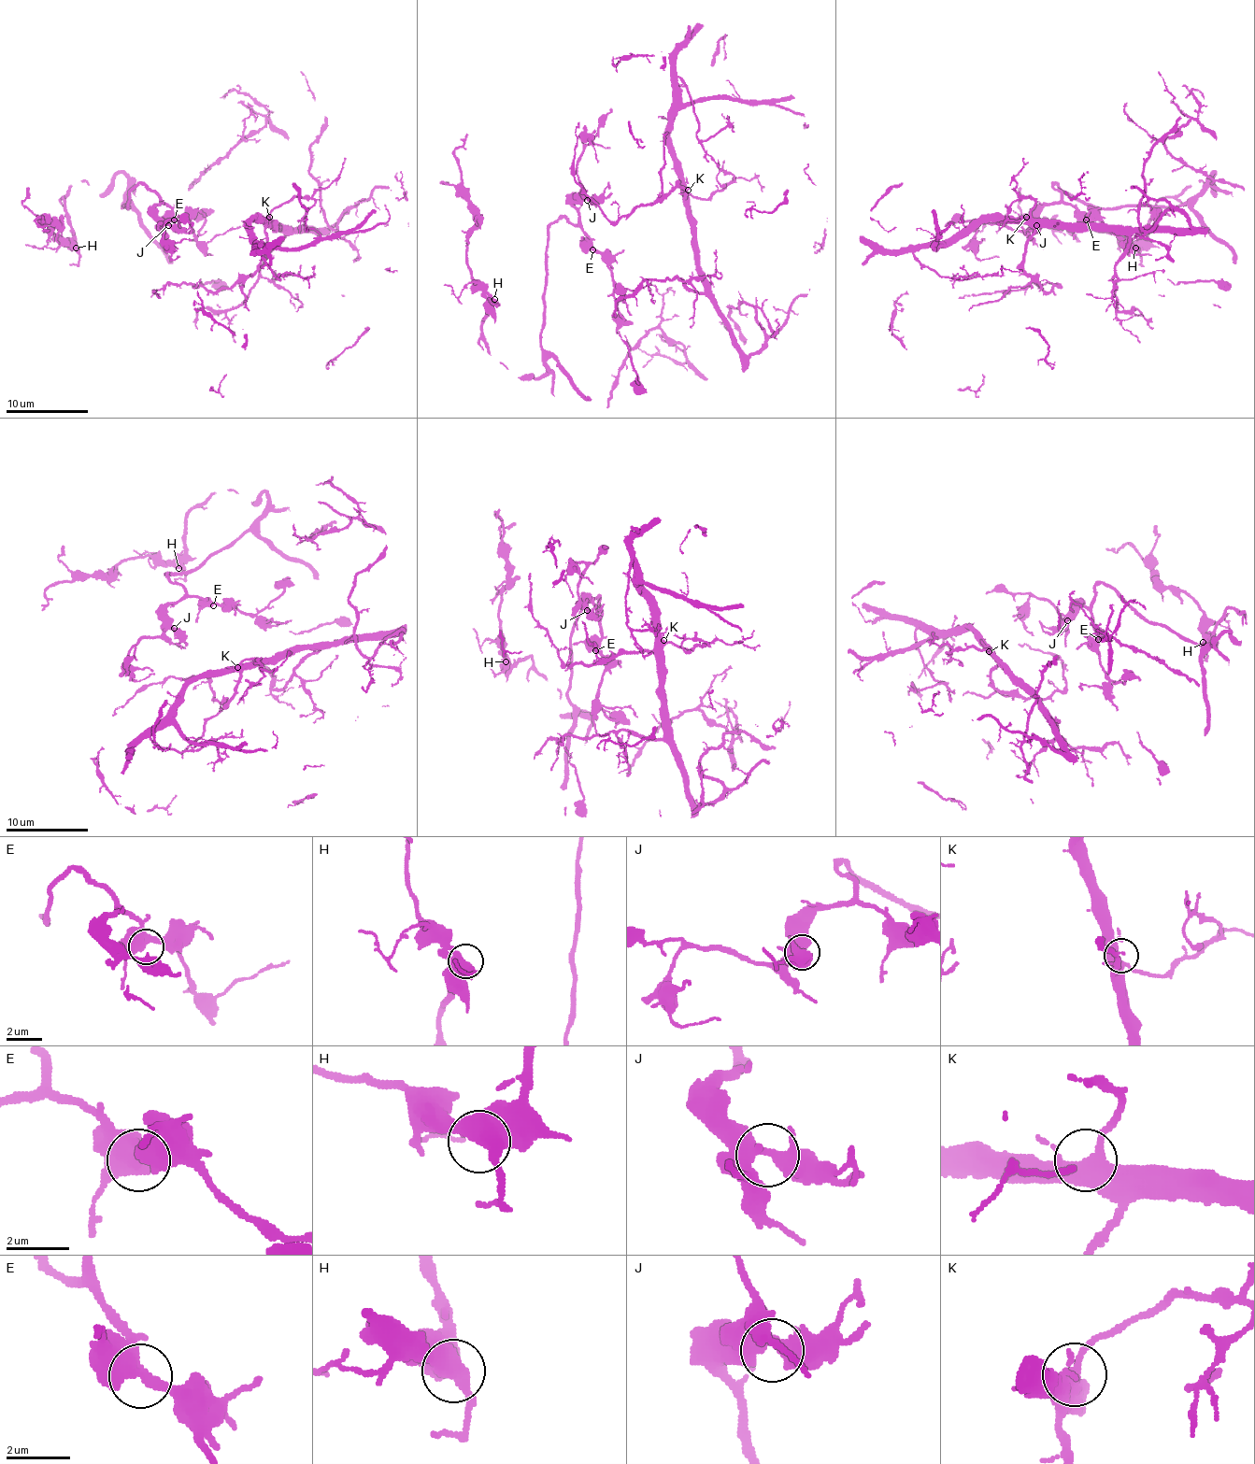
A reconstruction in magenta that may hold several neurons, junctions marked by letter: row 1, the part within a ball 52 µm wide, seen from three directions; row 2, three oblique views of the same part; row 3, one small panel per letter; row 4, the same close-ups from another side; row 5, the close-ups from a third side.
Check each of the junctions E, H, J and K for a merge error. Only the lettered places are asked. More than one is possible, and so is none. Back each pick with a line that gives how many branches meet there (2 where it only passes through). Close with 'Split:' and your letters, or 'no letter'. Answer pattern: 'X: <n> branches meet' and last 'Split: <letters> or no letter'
Split: no letter

